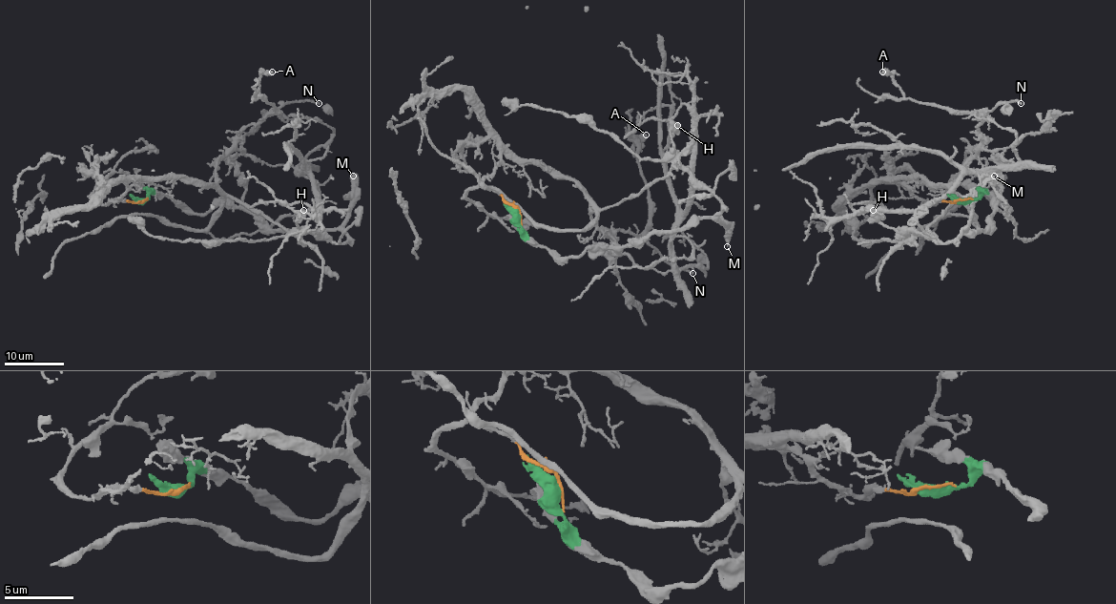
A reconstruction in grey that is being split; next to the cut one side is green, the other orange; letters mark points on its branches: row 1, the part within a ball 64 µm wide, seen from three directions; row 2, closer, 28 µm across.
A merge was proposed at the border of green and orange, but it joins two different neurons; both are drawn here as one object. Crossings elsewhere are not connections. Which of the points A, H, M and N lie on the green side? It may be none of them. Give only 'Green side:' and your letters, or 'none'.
Green side: H, M

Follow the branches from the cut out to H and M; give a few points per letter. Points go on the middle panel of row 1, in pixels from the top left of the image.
H: (519, 215), (526, 238), (566, 259), (713, 218), (721, 203), (679, 162), (676, 125)
M: (519, 215), (526, 238), (566, 259), (592, 246), (636, 245), (702, 218), (724, 227), (728, 246)

